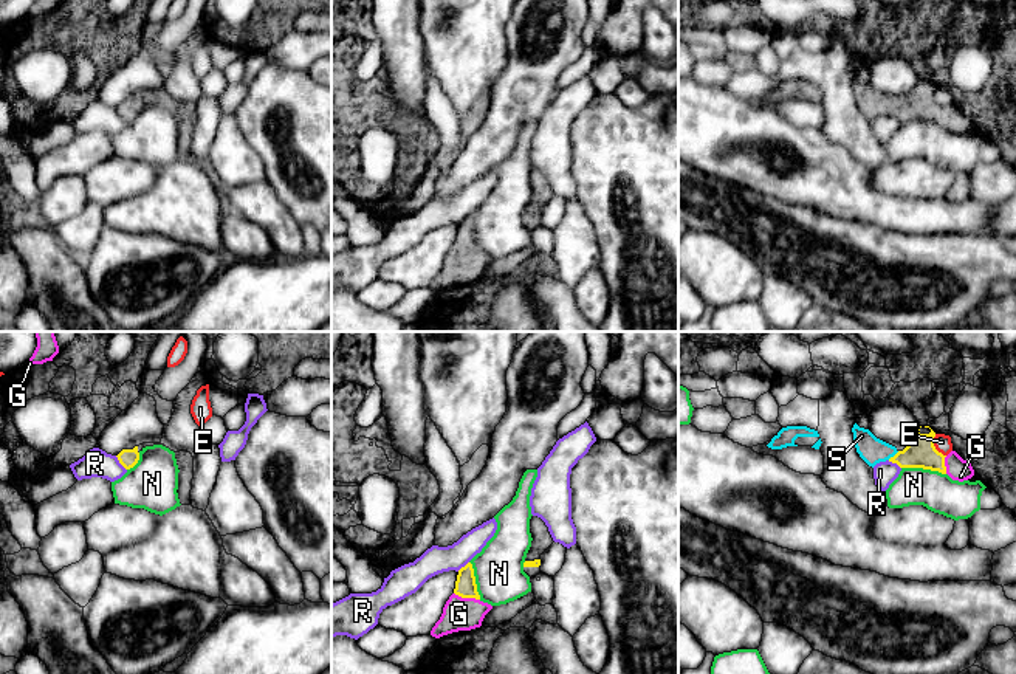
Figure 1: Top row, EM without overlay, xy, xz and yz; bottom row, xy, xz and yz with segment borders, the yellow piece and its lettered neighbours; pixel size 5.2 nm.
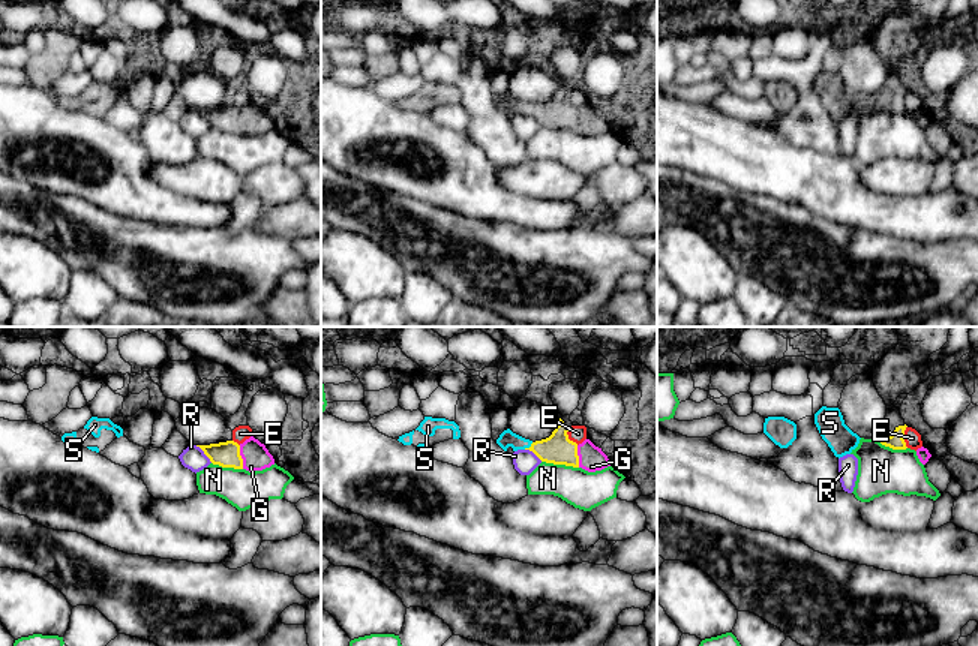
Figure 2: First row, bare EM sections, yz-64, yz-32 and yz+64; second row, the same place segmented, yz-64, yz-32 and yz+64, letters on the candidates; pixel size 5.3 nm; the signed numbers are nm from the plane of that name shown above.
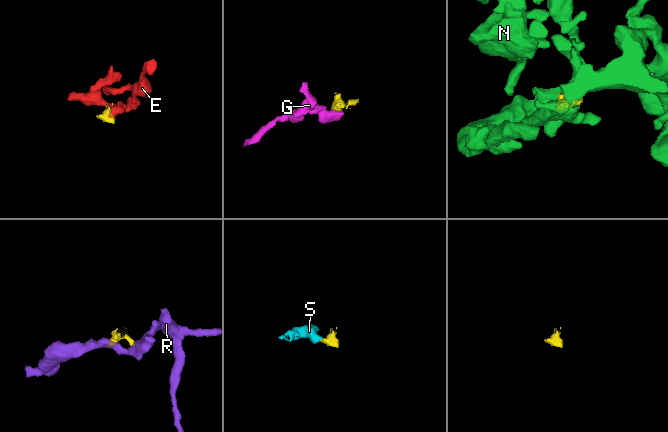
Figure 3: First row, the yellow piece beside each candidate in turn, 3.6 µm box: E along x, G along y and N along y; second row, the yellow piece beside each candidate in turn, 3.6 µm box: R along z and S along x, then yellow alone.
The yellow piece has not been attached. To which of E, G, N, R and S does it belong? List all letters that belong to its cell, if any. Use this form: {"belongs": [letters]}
{"belongs": ["G", "S"]}

